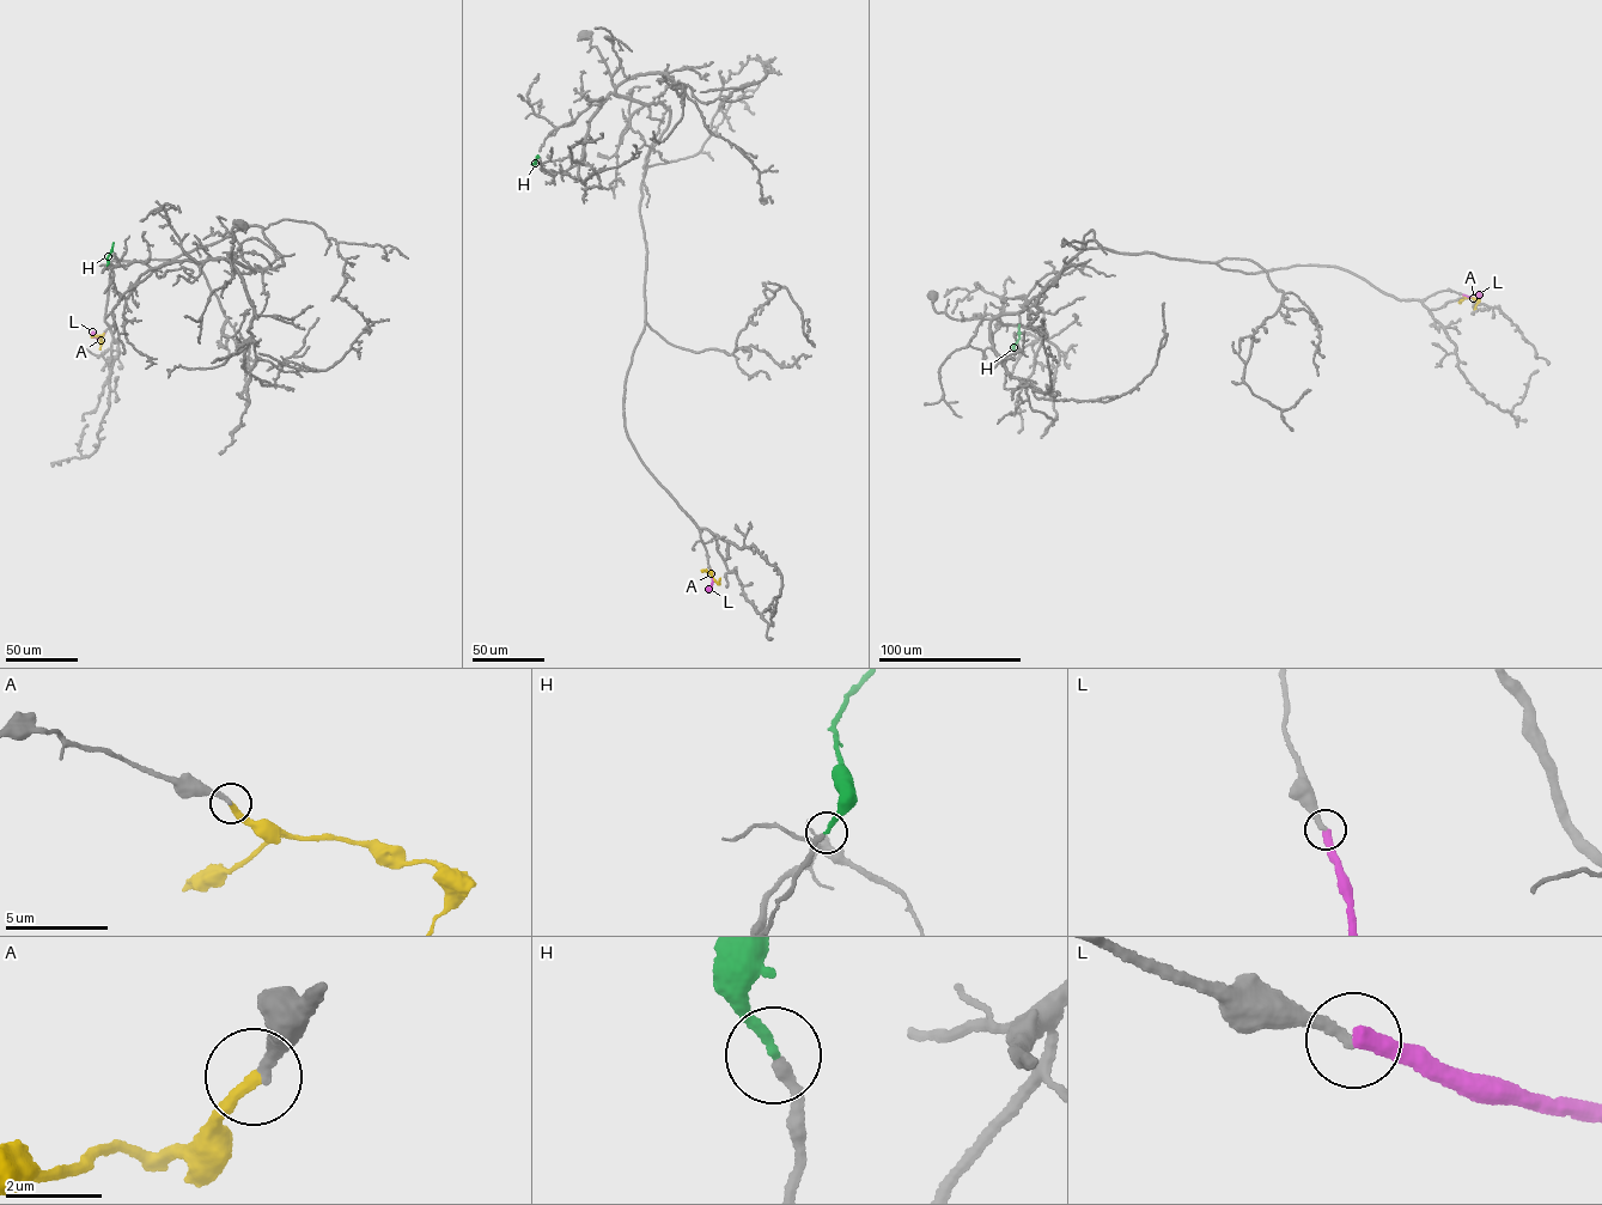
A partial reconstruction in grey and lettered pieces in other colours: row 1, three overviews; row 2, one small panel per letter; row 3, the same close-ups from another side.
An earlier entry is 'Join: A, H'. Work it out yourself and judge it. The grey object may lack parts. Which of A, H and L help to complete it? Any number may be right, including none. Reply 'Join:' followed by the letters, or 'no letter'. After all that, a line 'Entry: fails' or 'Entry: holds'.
Join: A, H
Entry: holds

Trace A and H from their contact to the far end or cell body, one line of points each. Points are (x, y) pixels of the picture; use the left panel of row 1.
A: (104, 333), (99, 350)
H: (107, 265), (114, 242)

